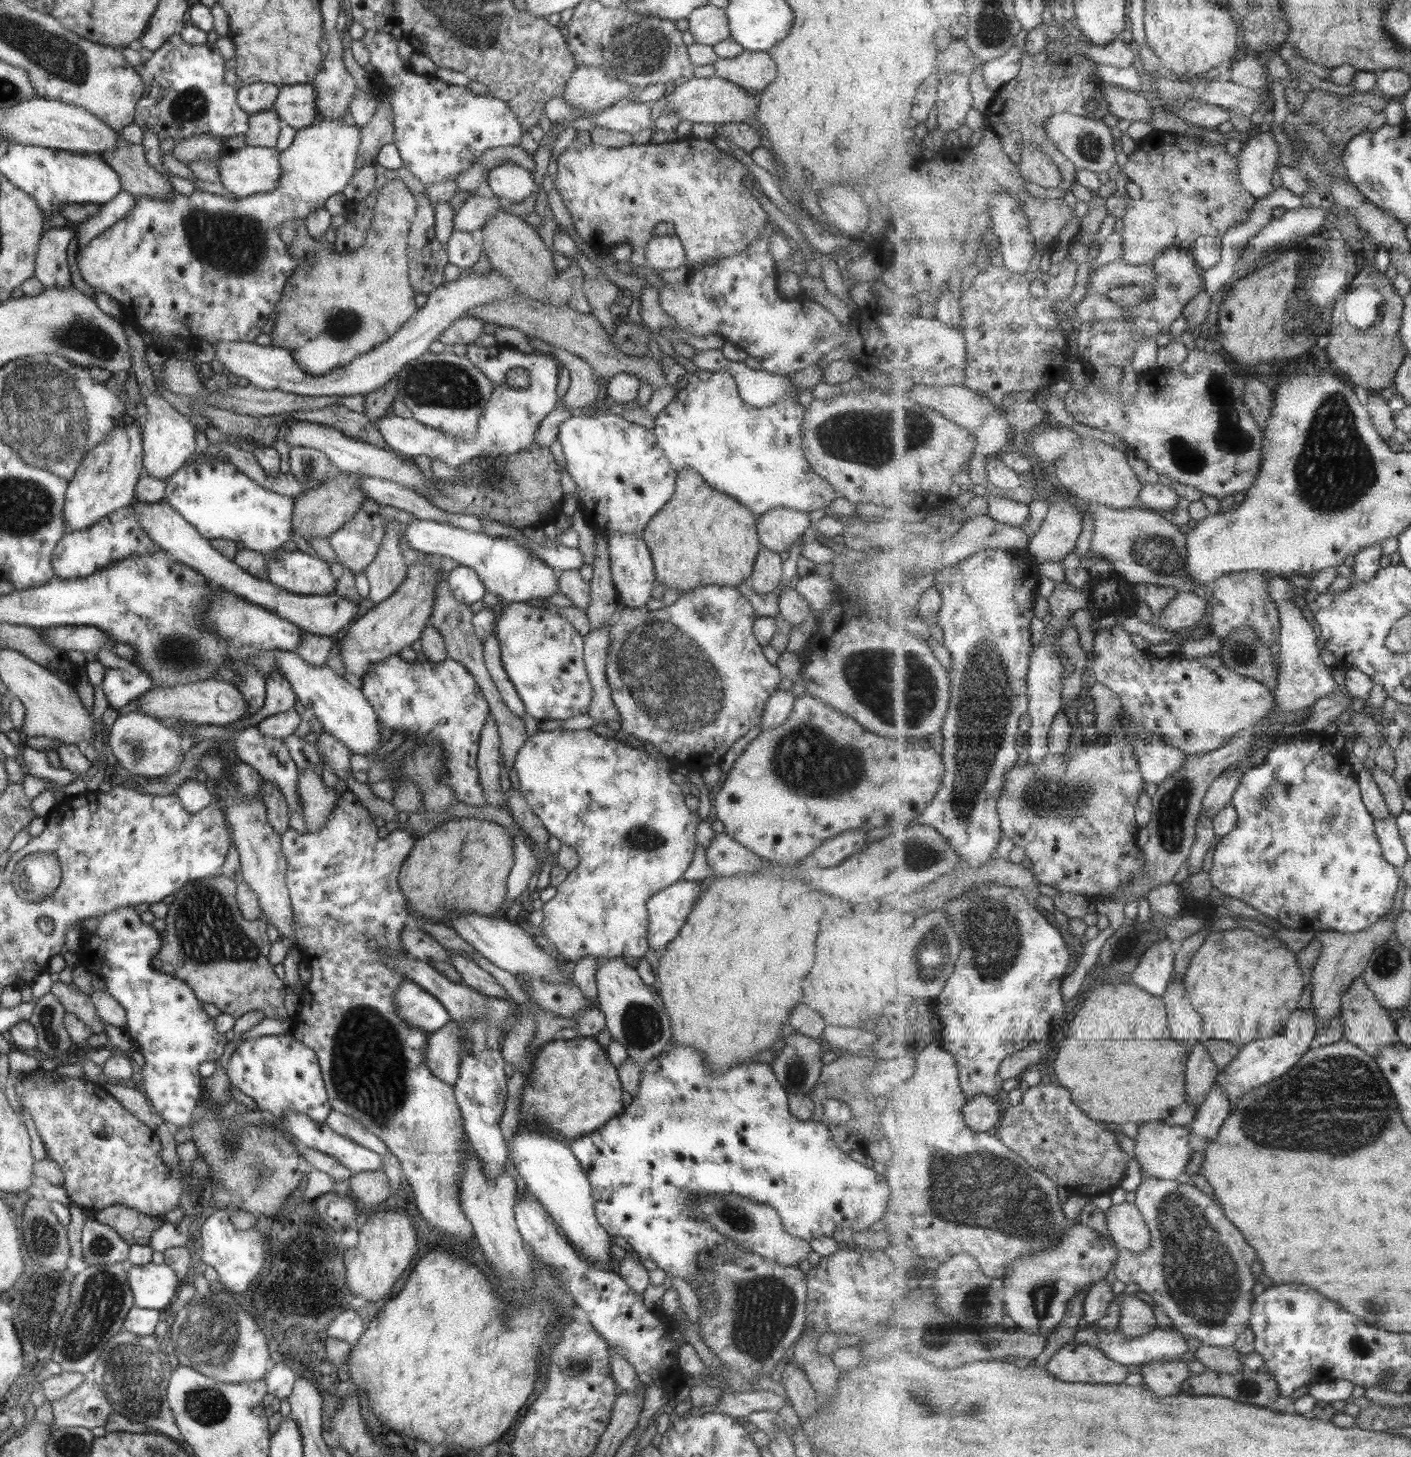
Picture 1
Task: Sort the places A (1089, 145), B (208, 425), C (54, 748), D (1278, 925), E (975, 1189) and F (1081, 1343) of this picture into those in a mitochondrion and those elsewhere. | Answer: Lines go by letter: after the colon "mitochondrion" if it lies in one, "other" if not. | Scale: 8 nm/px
A: mitochondrion
B: other
C: other
D: other
E: mitochondrion
F: other

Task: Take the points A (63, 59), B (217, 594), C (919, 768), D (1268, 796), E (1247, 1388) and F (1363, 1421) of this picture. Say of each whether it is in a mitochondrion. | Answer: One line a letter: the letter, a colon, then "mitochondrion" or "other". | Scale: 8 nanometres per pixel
A: mitochondrion
B: other
C: other
D: mitochondrion
E: mitochondrion
F: other

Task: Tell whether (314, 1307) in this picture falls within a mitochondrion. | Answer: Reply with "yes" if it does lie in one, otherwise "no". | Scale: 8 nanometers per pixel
no

